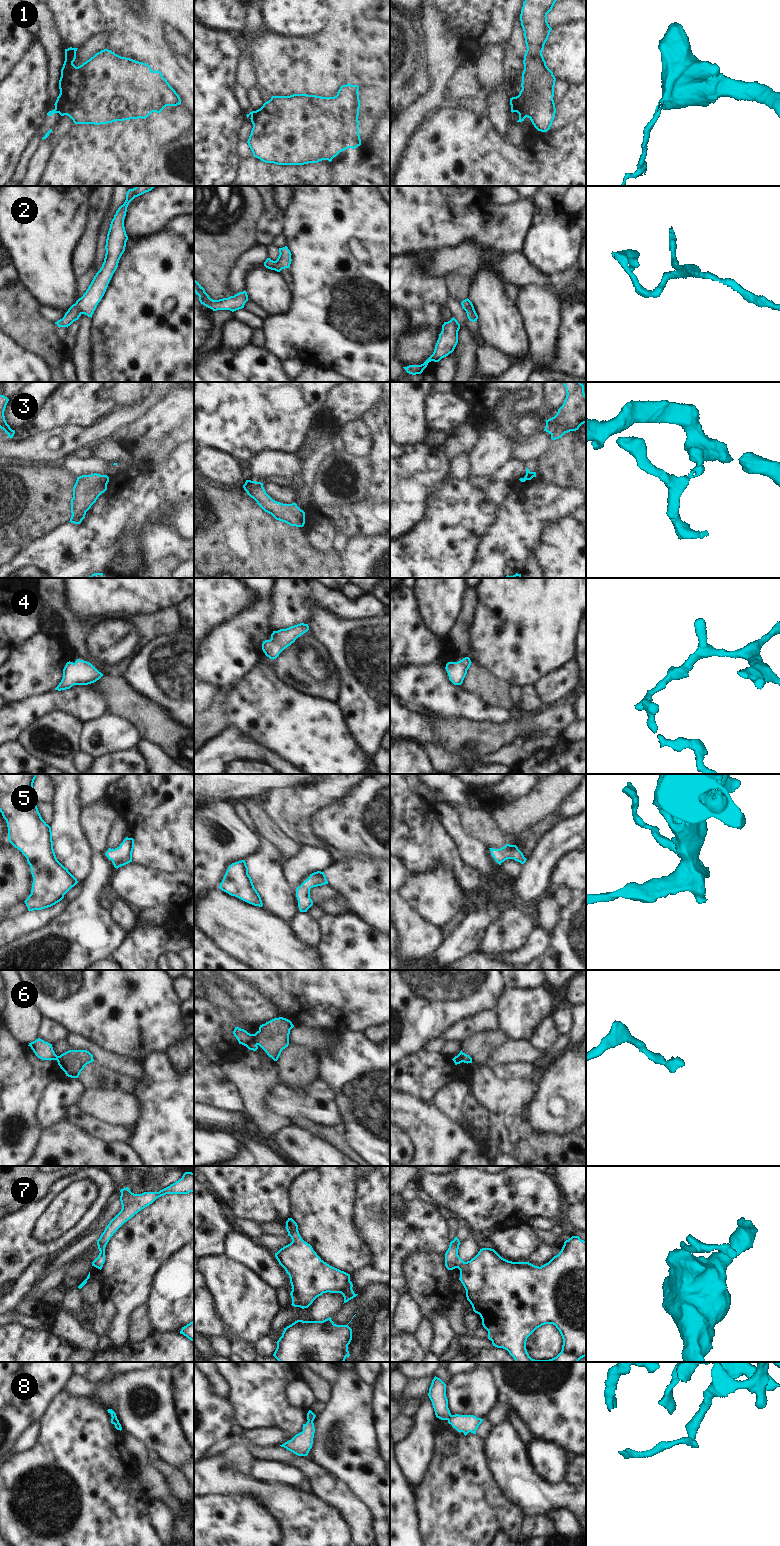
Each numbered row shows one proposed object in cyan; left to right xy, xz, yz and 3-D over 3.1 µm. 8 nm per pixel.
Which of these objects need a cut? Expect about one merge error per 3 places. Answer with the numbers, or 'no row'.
1, 3, 6, 8.

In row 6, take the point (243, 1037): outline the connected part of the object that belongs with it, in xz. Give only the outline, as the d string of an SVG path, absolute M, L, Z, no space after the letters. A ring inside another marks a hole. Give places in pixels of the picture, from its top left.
M235 1027L233 1034L239 1044L246 1046L249 1050L256 1051L258 1049L257 1043L253 1038L253 1034L250 1034L246 1030L239 1027Z

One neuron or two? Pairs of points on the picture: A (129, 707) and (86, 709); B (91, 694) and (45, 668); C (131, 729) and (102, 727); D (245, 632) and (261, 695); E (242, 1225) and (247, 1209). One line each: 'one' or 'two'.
A: two
B: two
C: one
D: two
E: two

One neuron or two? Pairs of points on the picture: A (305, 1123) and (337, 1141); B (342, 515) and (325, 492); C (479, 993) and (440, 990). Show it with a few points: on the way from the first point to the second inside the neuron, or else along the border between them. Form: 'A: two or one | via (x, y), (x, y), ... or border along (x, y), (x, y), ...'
A: one | via (313, 1128), (329, 1134)
B: two | border along (312, 499), (317, 506), (349, 507)
C: one | via (469, 990), (450, 990)

